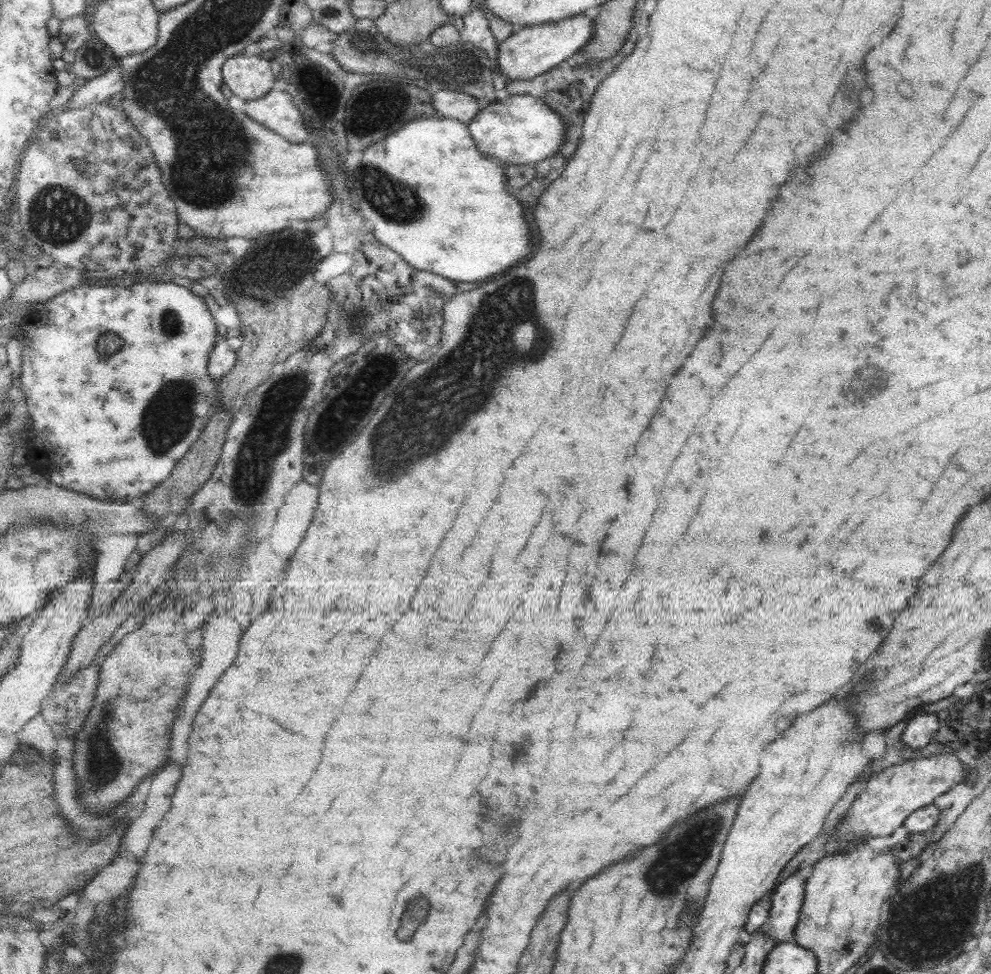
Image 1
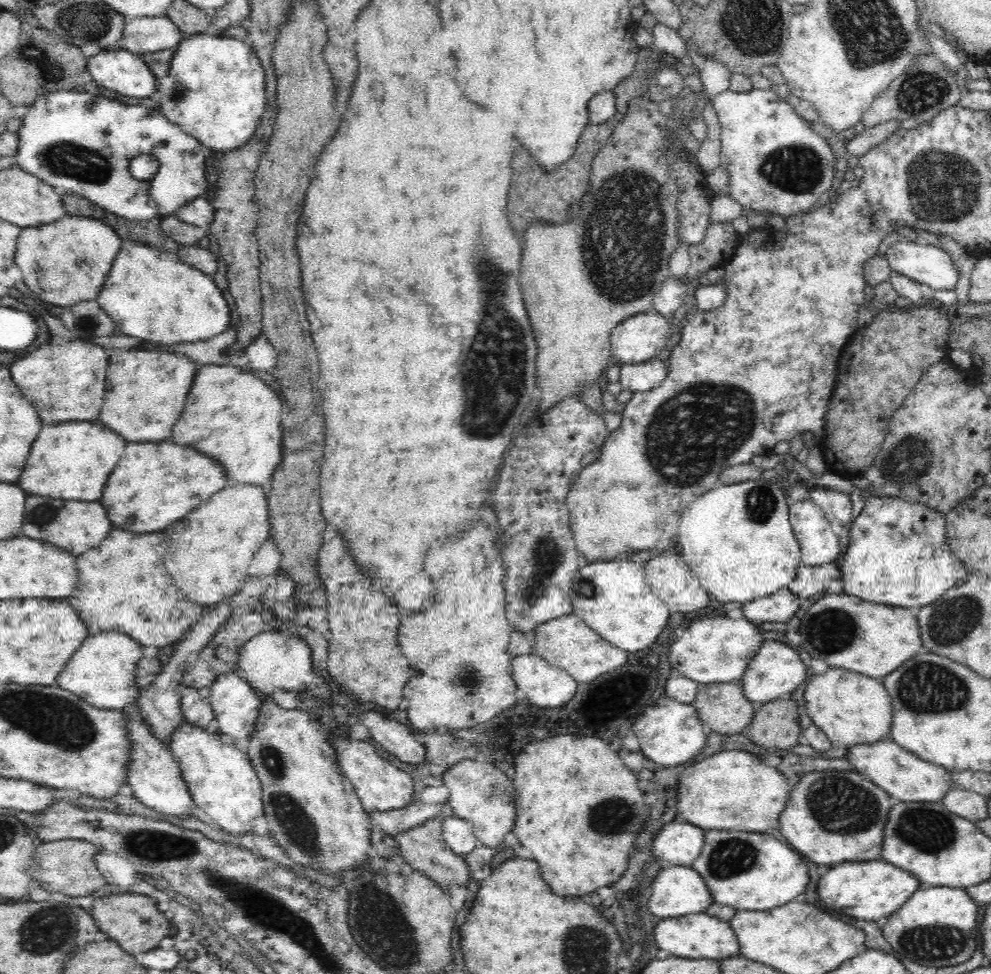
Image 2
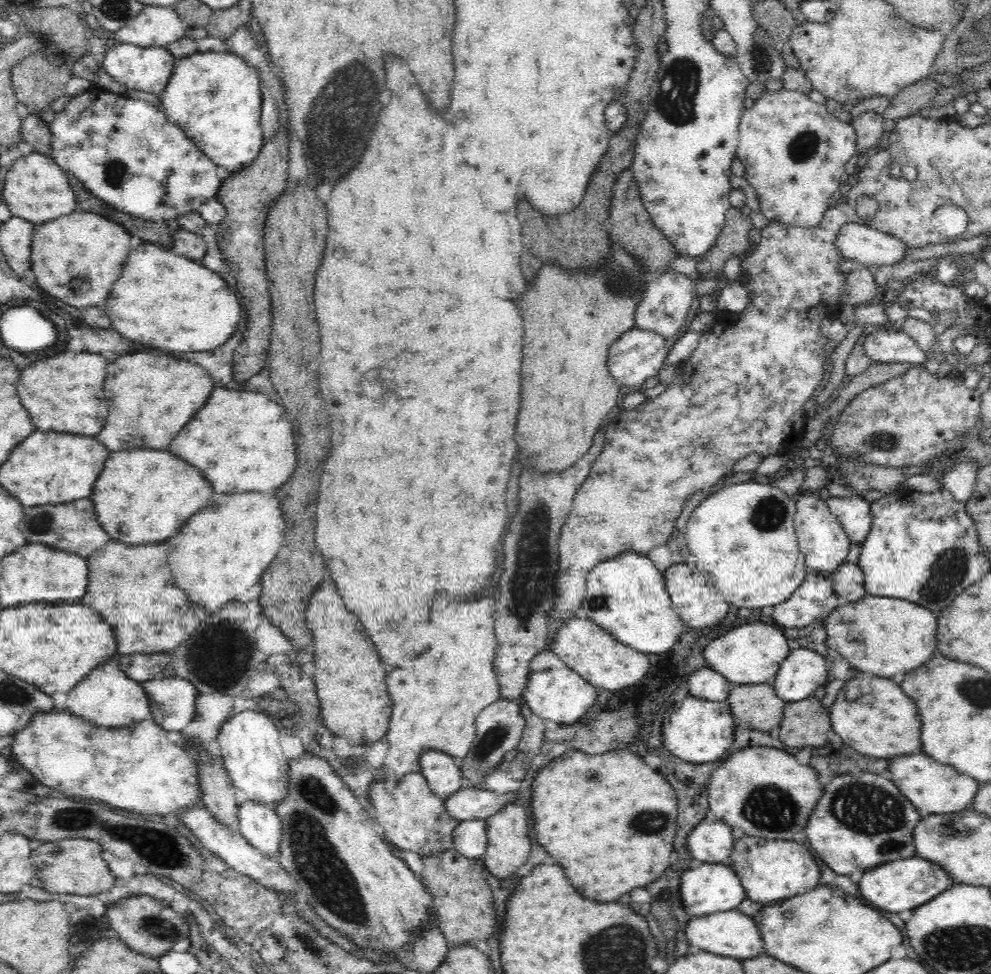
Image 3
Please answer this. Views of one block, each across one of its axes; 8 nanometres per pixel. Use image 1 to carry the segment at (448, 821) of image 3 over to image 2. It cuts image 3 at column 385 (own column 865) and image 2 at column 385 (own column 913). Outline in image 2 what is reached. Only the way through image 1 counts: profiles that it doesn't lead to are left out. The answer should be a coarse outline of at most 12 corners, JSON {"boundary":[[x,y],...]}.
{"boundary":[[366,741],[329,744],[368,811],[411,803],[411,771]]}

